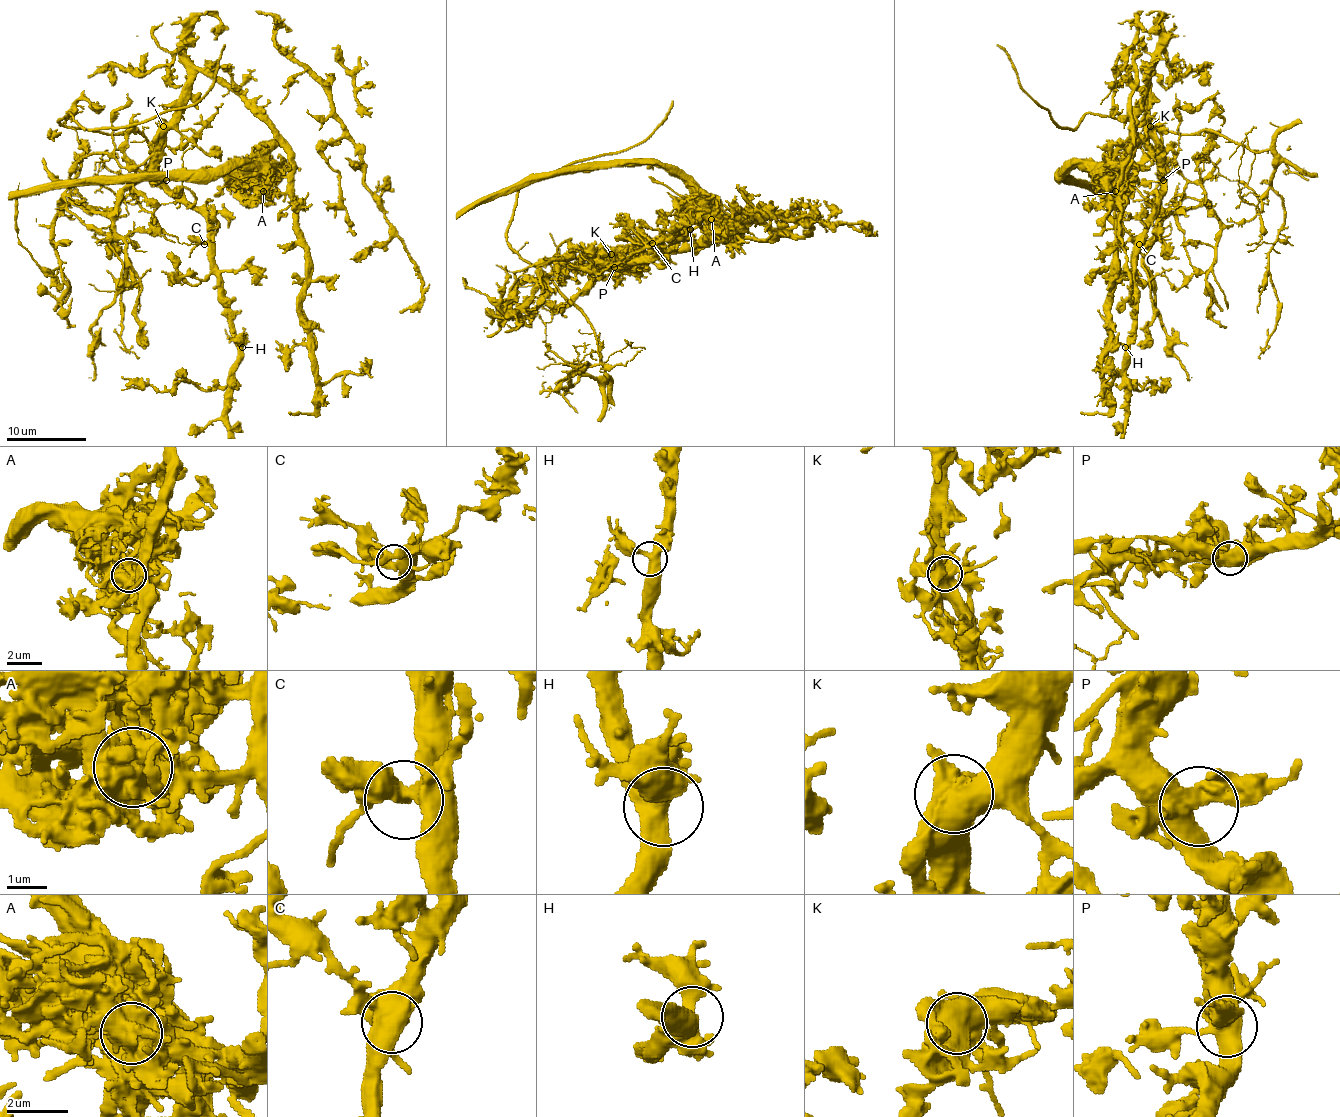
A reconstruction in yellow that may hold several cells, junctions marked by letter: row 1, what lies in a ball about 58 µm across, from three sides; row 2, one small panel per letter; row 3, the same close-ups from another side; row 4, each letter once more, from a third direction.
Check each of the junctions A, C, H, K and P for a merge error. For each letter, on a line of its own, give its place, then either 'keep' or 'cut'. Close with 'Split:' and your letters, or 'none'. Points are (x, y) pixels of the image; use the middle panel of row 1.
A: at (711, 219); cut
C: at (652, 243); keep
H: at (690, 229); keep
K: at (611, 254); cut
P: at (614, 267); keep
Split: A, K

